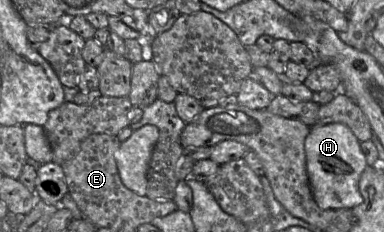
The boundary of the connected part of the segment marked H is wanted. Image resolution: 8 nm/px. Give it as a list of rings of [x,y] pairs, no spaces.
[[[342,123],[315,124],[304,144],[306,167],[313,197],[322,209],[352,209],[363,203],[359,180],[368,167],[360,141]]]

